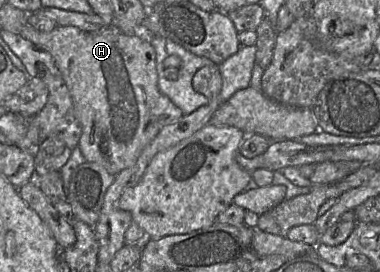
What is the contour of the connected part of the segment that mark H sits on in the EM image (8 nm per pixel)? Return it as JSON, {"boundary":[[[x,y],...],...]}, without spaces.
{"boundary":[[[29,23],[21,28],[20,35],[53,56],[68,87],[75,114],[81,124],[82,134],[78,148],[86,161],[103,166],[114,176],[133,166],[143,148],[161,129],[178,122],[184,115],[158,88],[156,56],[149,36],[128,35],[118,29],[84,31],[72,26],[57,26],[51,32],[42,32],[34,29]]]}

